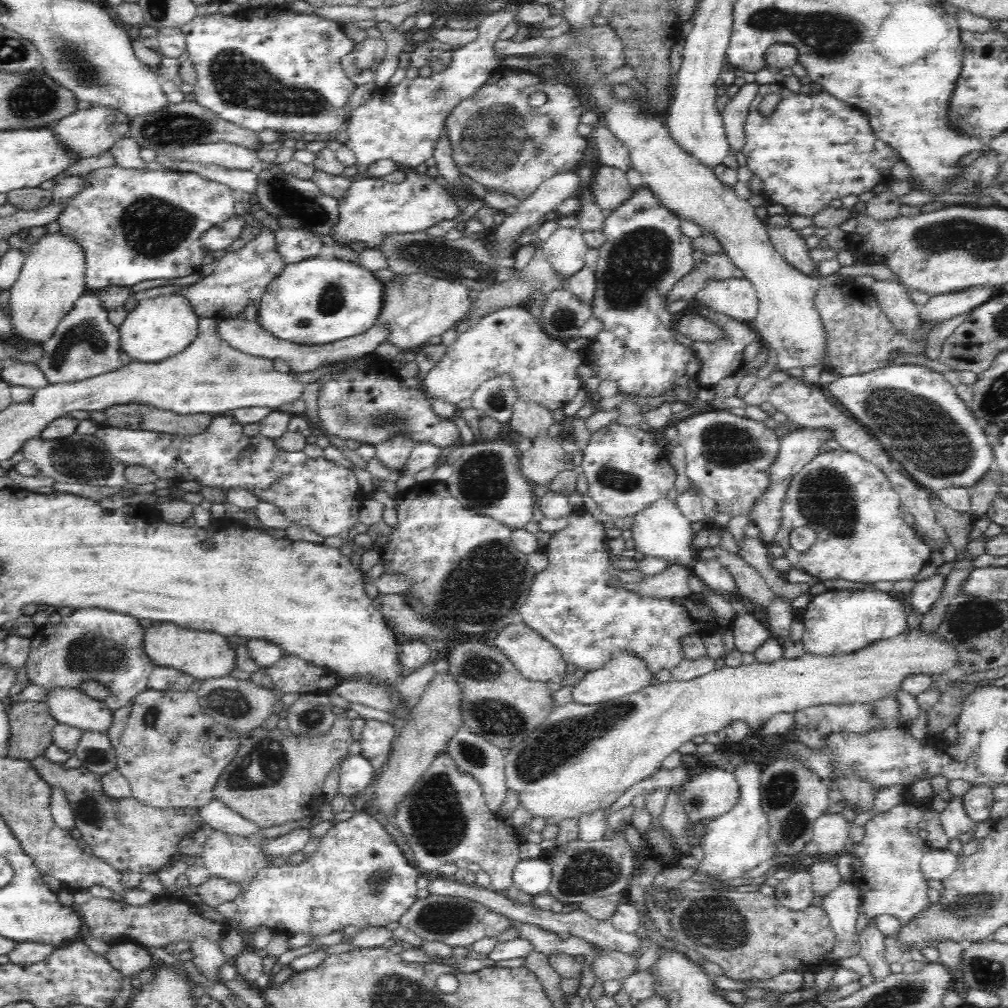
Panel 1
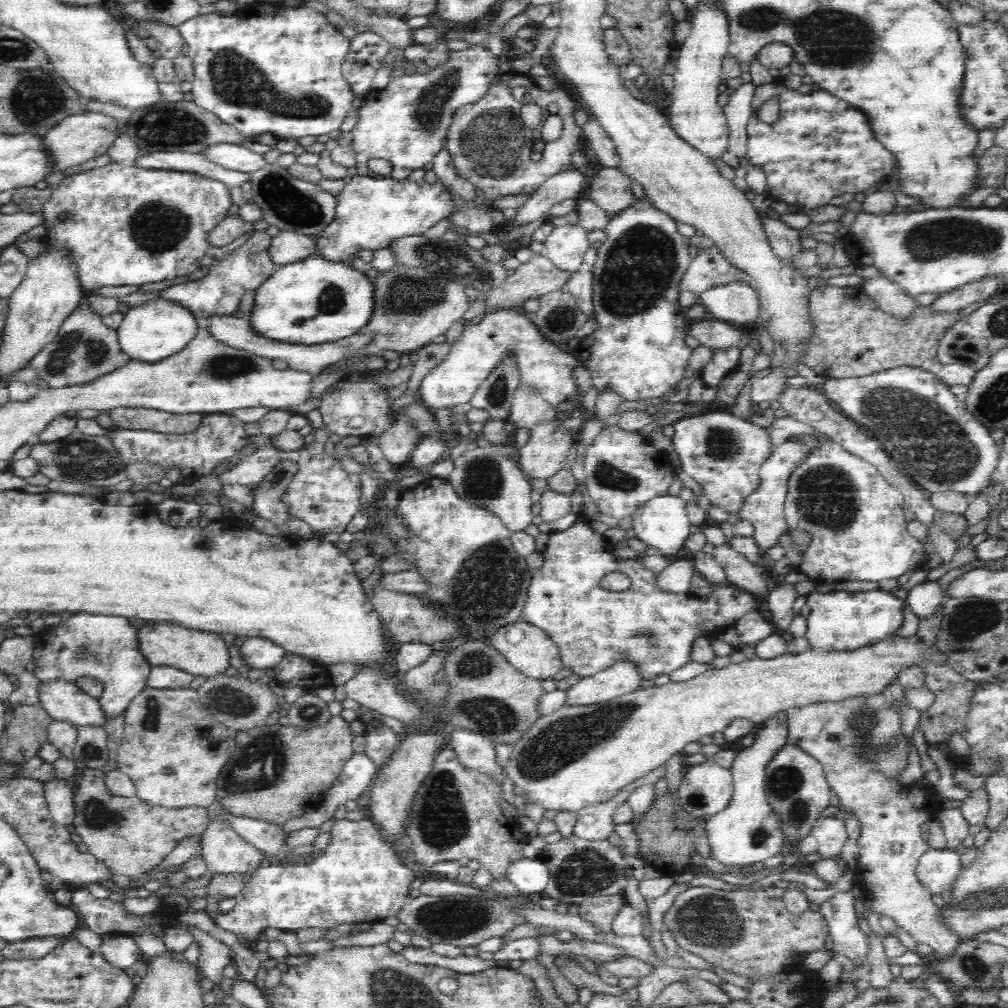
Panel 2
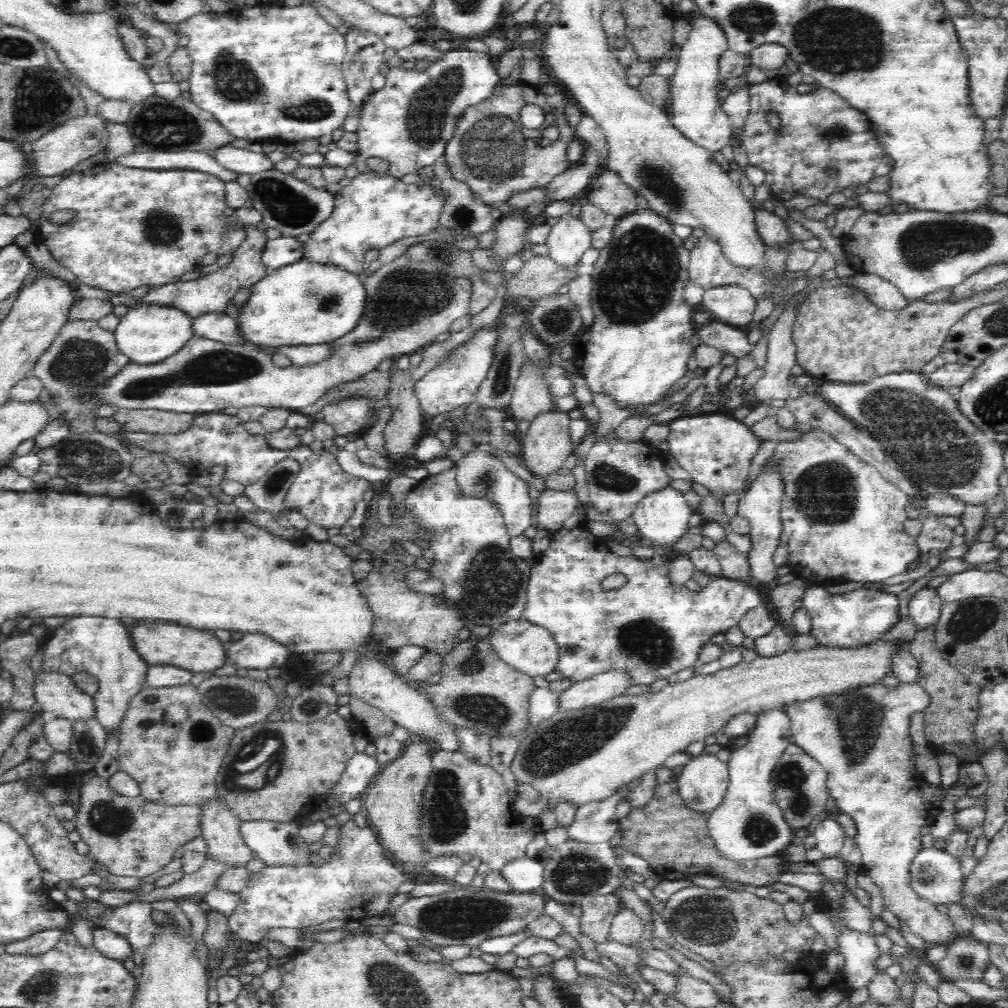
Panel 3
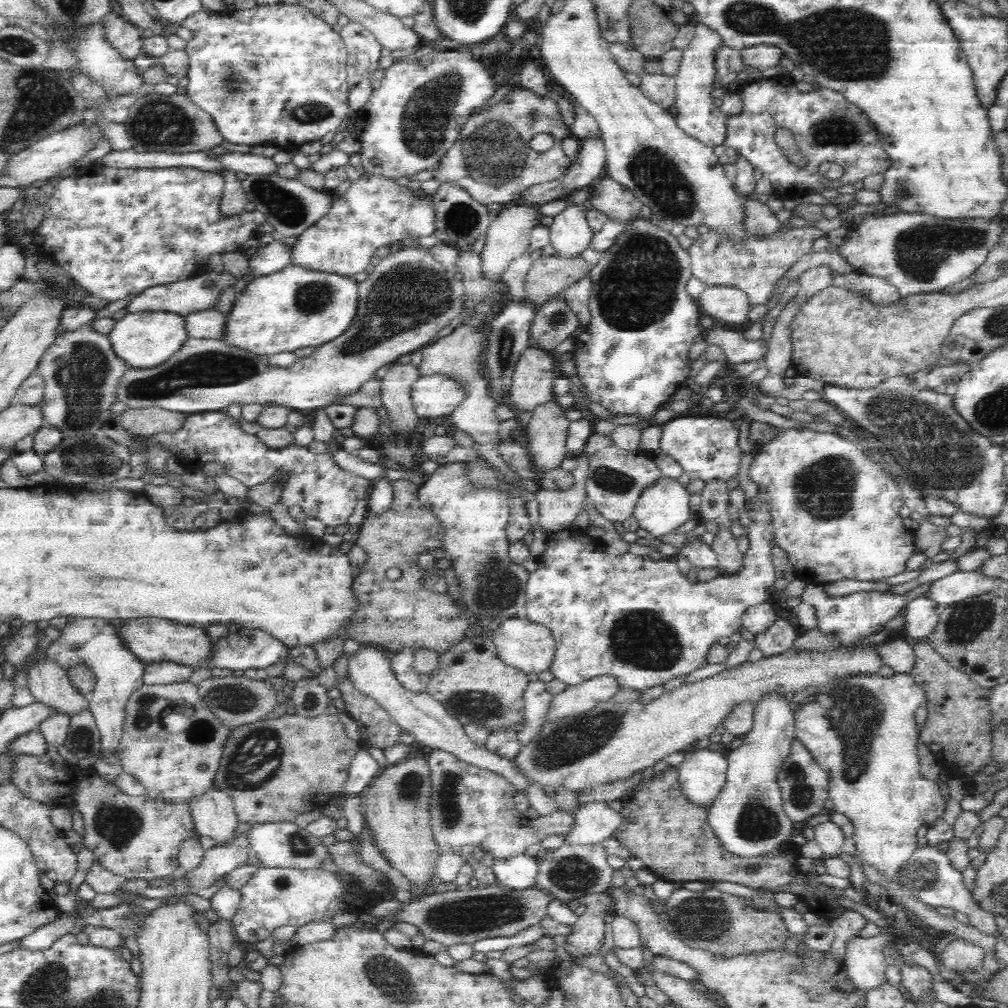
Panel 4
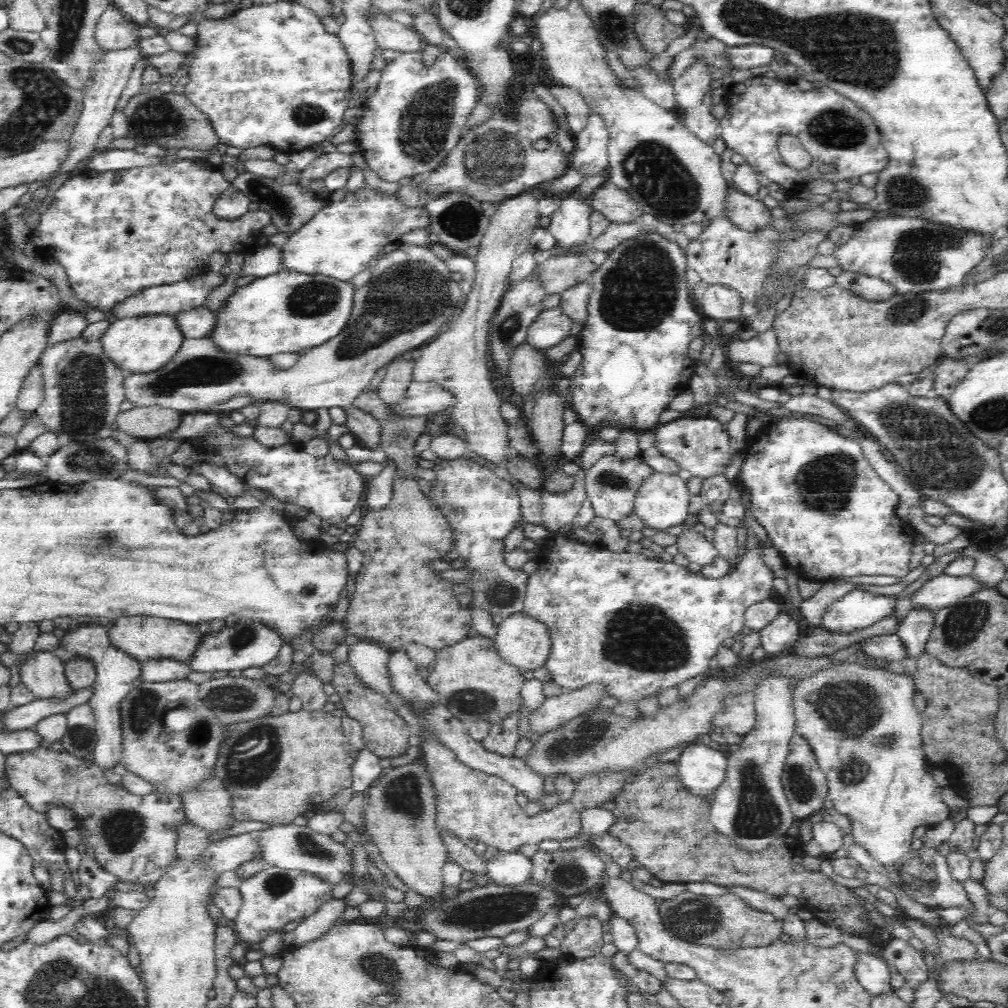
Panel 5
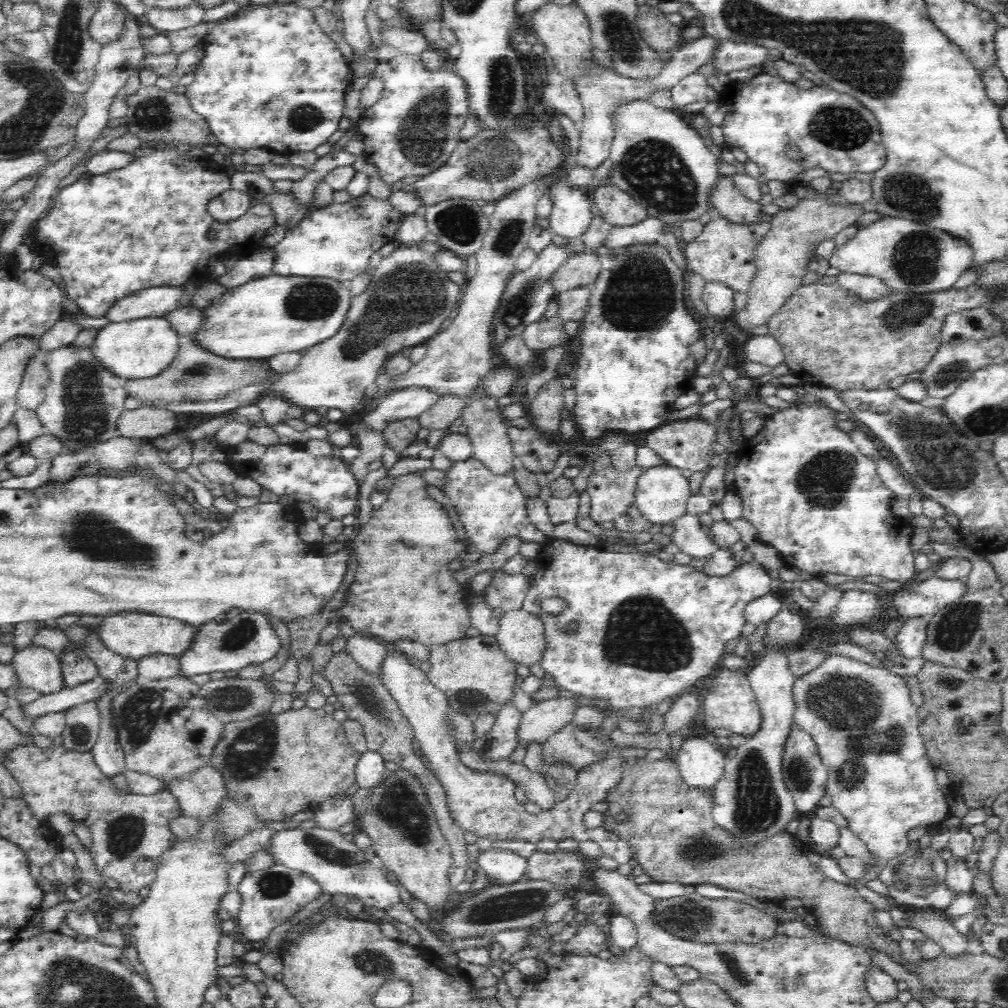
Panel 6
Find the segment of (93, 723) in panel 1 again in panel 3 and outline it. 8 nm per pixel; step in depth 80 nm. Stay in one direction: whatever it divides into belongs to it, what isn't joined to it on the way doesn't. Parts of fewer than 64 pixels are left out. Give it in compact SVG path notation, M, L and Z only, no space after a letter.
M35 673L36 705L51 718L69 722L96 720L96 702L62 673Z

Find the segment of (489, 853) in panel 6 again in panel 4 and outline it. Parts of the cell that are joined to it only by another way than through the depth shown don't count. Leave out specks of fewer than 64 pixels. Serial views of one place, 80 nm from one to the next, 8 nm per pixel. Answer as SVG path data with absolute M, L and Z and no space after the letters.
M525 854L494 863L492 869L502 886L515 891L535 887L539 873L535 858Z

